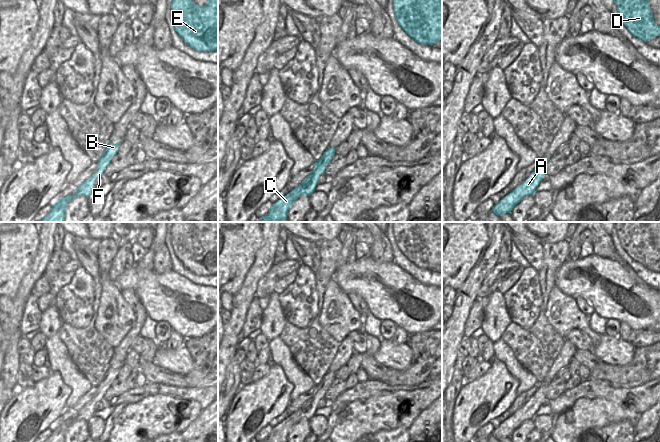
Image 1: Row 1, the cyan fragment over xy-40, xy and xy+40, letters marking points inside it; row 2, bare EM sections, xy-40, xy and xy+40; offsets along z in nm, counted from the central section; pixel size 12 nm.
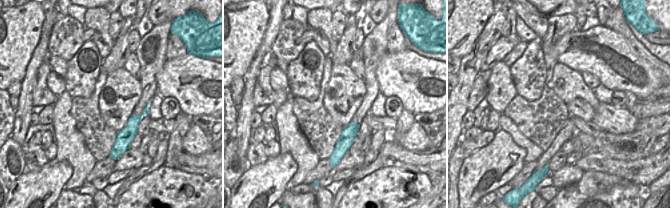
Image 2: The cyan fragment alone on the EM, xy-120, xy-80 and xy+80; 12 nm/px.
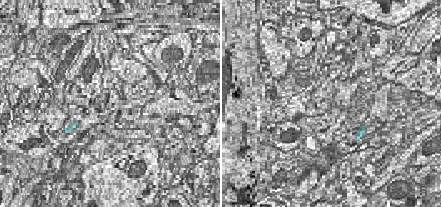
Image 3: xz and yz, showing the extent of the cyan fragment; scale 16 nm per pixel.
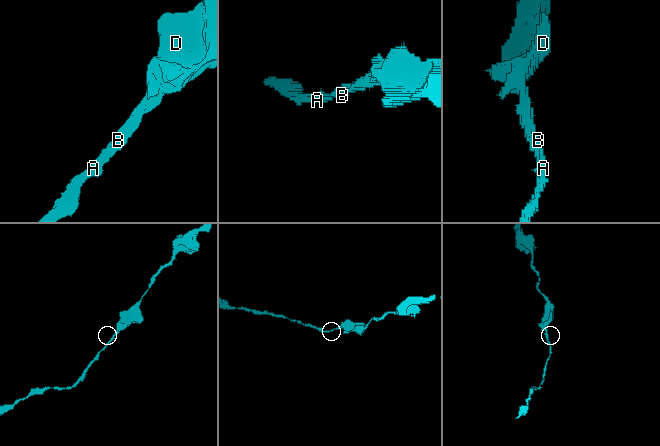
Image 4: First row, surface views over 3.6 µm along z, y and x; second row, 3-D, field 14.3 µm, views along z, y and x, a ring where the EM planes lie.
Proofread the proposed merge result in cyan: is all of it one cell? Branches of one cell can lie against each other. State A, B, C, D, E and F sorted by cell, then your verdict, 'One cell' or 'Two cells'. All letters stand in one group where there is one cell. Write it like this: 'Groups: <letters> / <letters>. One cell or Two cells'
Groups: A B C D E F. One cell

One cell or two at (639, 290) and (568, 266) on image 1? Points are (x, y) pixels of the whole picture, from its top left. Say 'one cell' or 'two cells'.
one cell

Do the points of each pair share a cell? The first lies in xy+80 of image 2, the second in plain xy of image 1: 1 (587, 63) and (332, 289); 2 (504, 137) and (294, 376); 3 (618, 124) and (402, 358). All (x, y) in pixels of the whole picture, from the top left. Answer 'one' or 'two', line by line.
1: two
2: two
3: one

